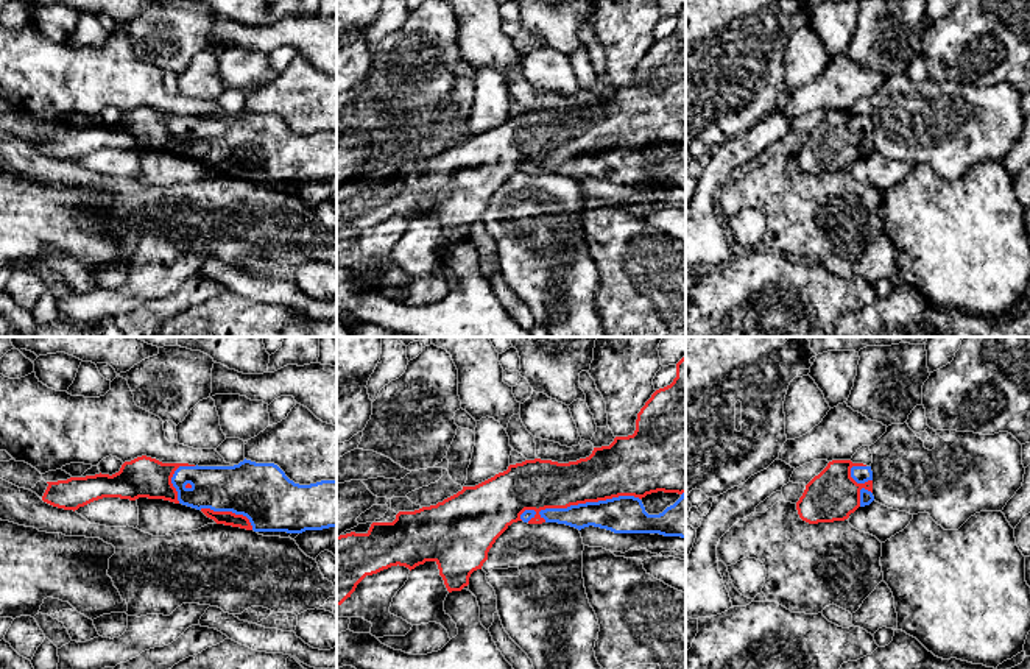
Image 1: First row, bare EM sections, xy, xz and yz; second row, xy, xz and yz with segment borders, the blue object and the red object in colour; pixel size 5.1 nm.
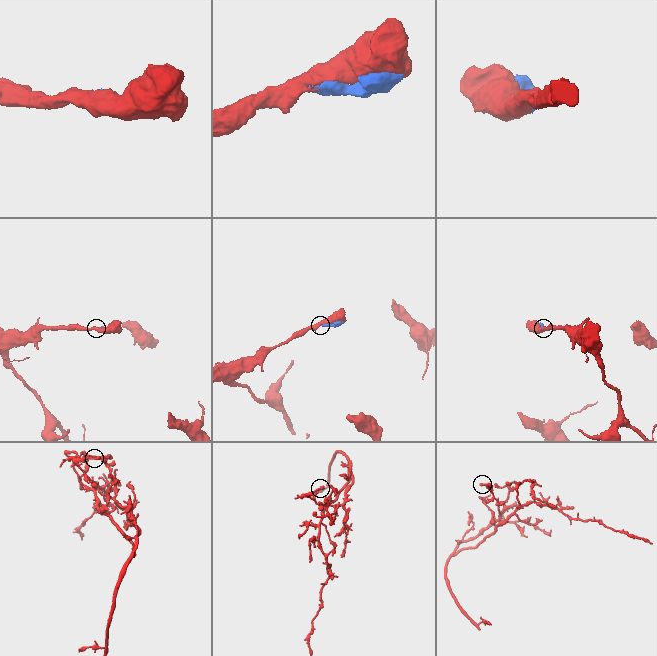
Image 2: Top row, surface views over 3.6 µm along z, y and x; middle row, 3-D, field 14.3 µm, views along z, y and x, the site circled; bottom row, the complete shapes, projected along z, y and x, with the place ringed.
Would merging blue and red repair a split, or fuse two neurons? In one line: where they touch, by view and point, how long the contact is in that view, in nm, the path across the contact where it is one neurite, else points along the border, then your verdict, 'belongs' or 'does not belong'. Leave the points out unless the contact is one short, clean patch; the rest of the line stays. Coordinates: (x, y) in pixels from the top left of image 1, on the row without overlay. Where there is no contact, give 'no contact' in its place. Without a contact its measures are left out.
xz (578, 155) | 650 nm | belongs

